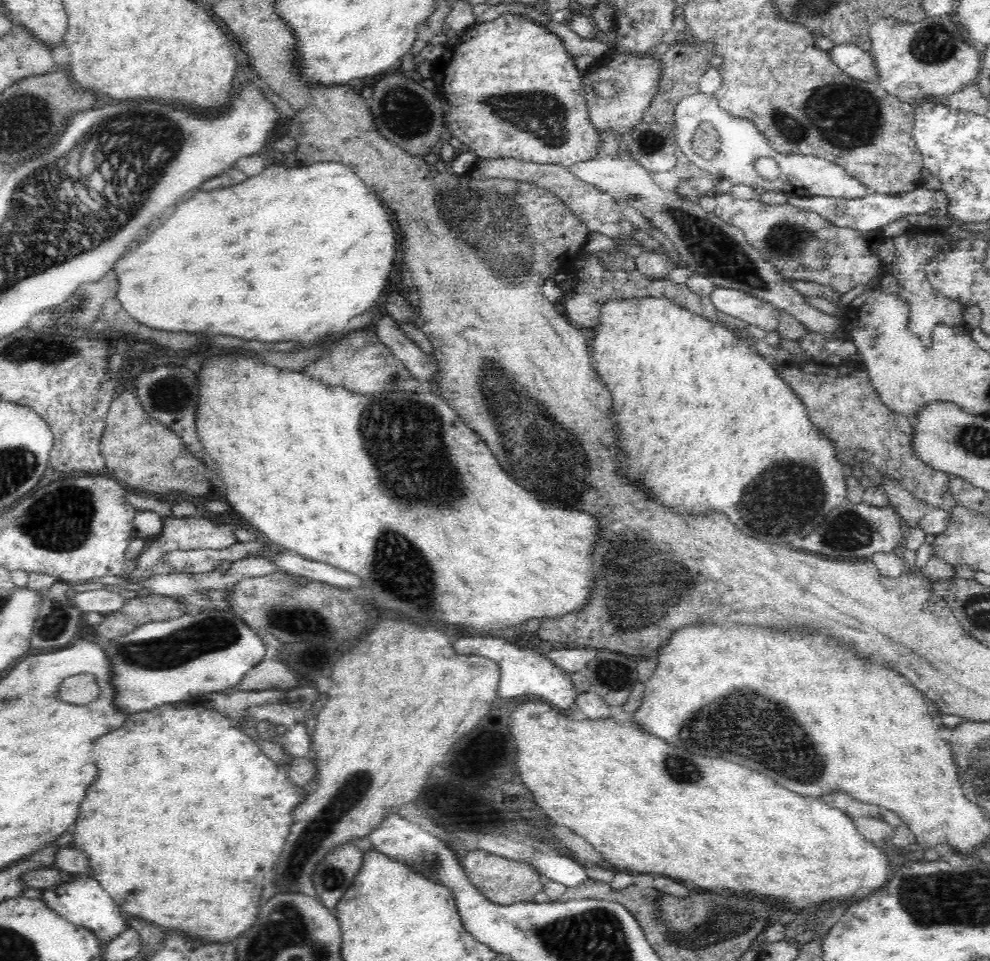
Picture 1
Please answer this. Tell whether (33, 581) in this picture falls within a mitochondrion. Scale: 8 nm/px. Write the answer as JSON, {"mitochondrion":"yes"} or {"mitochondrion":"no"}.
{"mitochondrion":"no"}

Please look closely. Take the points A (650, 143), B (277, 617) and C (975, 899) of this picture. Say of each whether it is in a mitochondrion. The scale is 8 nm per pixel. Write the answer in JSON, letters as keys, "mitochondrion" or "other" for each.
{"A":"mitochondrion","B":"mitochondrion","C":"mitochondrion"}

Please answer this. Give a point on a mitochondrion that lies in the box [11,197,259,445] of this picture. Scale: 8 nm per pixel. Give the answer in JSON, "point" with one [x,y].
{"point":[166,398]}

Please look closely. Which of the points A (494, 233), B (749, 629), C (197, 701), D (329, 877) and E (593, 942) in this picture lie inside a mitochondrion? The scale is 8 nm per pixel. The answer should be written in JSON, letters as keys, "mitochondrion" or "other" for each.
{"A":"mitochondrion","B":"other","C":"other","D":"mitochondrion","E":"mitochondrion"}

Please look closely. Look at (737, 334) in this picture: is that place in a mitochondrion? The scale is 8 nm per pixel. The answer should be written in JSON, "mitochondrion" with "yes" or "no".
{"mitochondrion":"no"}

